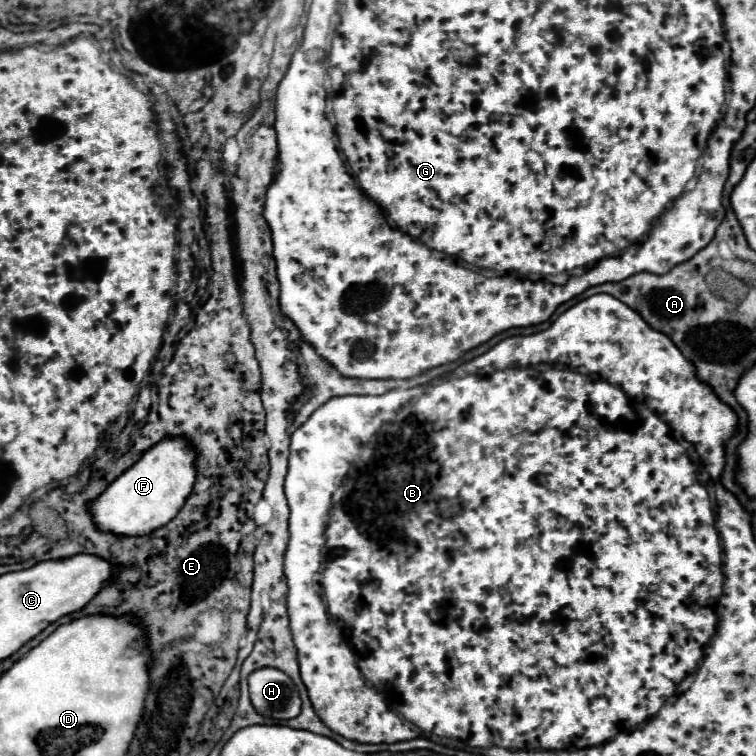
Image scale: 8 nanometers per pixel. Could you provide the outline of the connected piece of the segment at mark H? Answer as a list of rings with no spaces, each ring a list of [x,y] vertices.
[[[263,667],[249,675],[251,703],[257,713],[283,721],[297,717],[301,711],[301,697],[291,677],[275,667]]]

